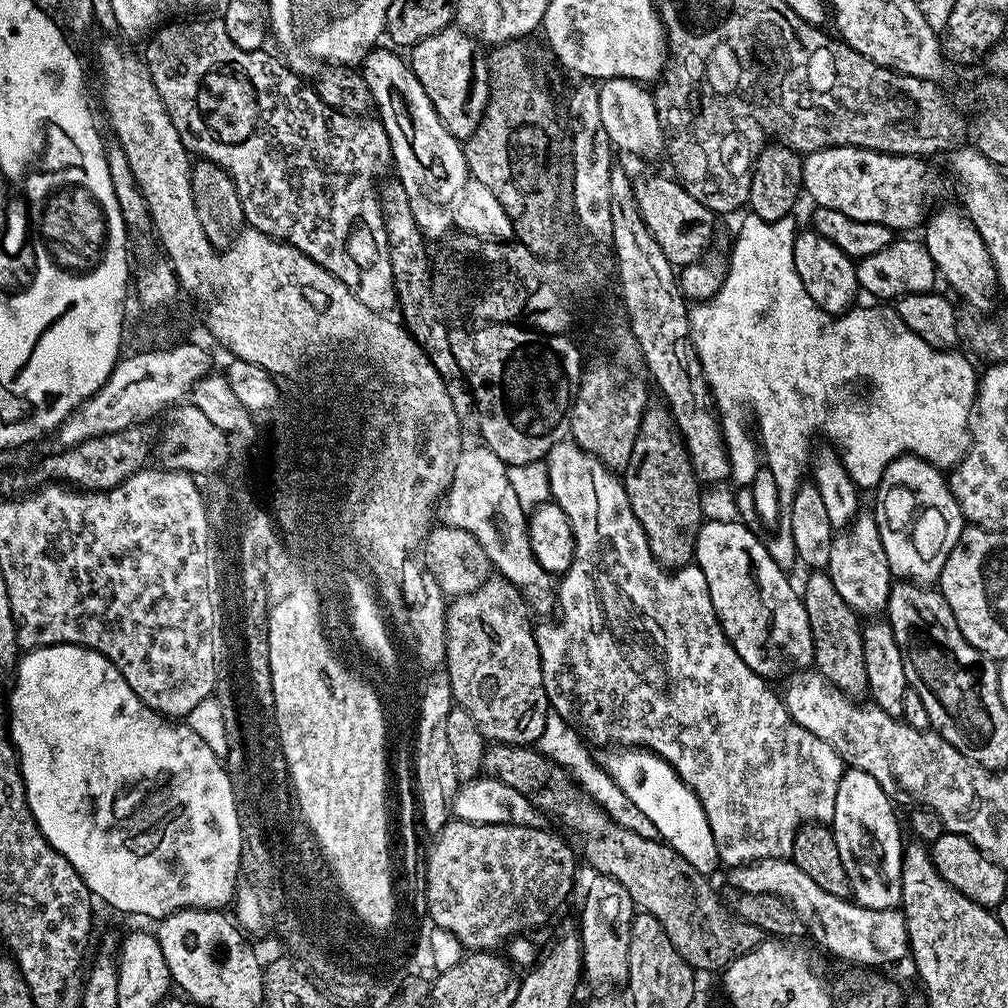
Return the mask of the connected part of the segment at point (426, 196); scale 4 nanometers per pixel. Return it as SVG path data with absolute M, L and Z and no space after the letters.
M373 47L364 57L362 75L389 136L395 179L406 190L414 221L423 235L447 237L448 227L451 229L454 224L450 209L470 180L463 143L456 140L454 134L446 130L442 118L438 118L438 110L434 110L434 102L426 98L426 90L422 90L422 82L418 82L412 72L411 63L405 57L403 60L399 51L380 47Z

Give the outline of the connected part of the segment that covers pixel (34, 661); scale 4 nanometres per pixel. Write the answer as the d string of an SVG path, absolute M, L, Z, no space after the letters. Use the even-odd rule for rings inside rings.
M51 644L48 648L25 651L15 665L11 684L6 731L16 749L28 809L46 842L50 842L50 846L54 846L54 850L58 850L62 858L66 858L66 862L70 862L70 866L78 870L82 882L86 882L93 897L97 901L105 900L110 907L117 908L120 912L133 912L136 916L156 916L155 918L169 916L171 912L179 912L182 908L223 909L223 904L227 900L229 903L236 892L234 873L240 819L233 790L234 780L221 757L216 756L214 750L210 750L210 746L206 746L206 742L202 742L202 738L198 738L198 734L188 728L187 723L173 722L169 717L147 708L138 694L130 690L120 671L105 656L89 648L79 648L76 644Z

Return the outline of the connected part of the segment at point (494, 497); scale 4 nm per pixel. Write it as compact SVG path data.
M477 446L464 450L442 501L443 523L474 534L478 546L486 550L486 558L490 558L493 569L520 589L520 595L533 613L548 612L551 608L553 611L558 604L554 576L534 558L528 537L528 516L510 486L507 472L507 467L489 448Z

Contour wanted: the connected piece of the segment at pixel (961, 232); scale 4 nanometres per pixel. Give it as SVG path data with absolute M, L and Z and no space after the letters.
M959 207L940 208L935 212L936 209L927 217L922 243L926 250L930 250L930 258L934 258L937 273L943 283L945 280L970 307L977 308L977 313L991 313L992 303L998 300L998 285L994 262L990 262L986 242L982 242L978 230Z

